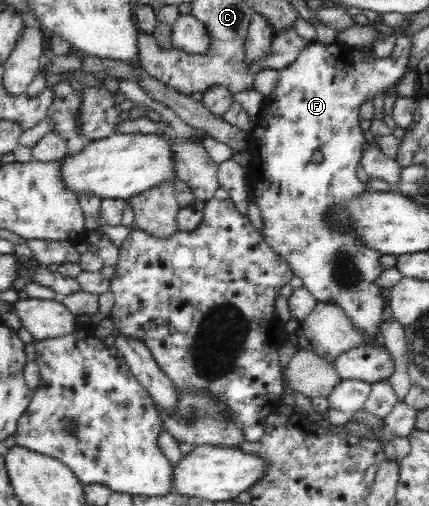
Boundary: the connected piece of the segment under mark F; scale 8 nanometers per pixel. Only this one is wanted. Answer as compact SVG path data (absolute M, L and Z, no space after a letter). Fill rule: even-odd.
M396 35L395 49L391 55L383 59L374 59L372 51L365 51L361 48L349 47L346 45L335 45L333 44L322 44L317 41L313 45L310 45L305 49L291 65L287 65L283 69L279 70L279 81L275 91L273 93L264 96L264 105L263 111L261 111L259 121L257 124L253 125L254 128L249 133L248 138L248 149L247 151L252 156L250 161L250 166L247 169L247 182L248 189L254 198L255 203L260 209L261 219L263 220L264 225L264 240L270 245L270 247L281 257L285 263L290 265L290 268L293 270L294 275L301 277L303 280L304 286L315 296L317 301L323 301L327 303L336 303L345 311L345 313L352 319L354 325L362 329L362 332L369 337L369 341L377 341L376 346L360 346L350 349L345 353L340 353L335 360L333 361L333 366L337 370L337 373L341 376L342 380L348 380L349 378L354 380L363 380L369 382L370 384L378 382L379 380L385 379L385 377L390 377L393 373L393 357L389 353L389 350L385 348L384 344L379 342L379 332L377 330L377 325L382 322L381 320L381 311L383 311L383 306L385 306L385 300L382 297L383 289L377 288L373 281L376 277L379 277L381 273L381 266L379 266L379 258L382 257L381 253L376 253L373 249L368 249L361 244L361 240L357 239L355 234L351 232L333 232L329 226L327 226L327 220L325 220L325 211L329 211L333 205L339 205L339 201L347 199L347 197L355 198L358 195L361 195L363 191L366 191L365 186L359 180L357 173L357 165L359 165L359 160L364 154L363 146L366 144L366 140L363 137L363 130L359 126L358 117L360 117L360 104L363 103L363 99L373 99L377 93L385 91L385 89L393 86L403 75L405 75L409 70L413 69L410 67L410 57L412 49L412 37L409 35ZM315 153L319 154L319 161L313 160Z

